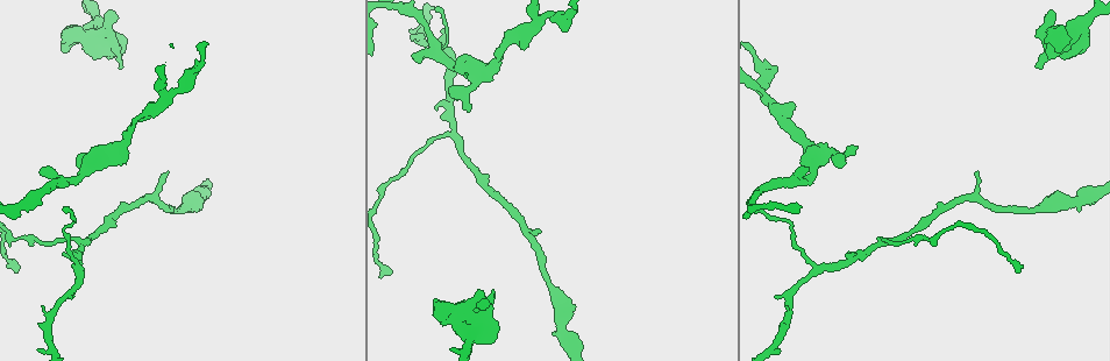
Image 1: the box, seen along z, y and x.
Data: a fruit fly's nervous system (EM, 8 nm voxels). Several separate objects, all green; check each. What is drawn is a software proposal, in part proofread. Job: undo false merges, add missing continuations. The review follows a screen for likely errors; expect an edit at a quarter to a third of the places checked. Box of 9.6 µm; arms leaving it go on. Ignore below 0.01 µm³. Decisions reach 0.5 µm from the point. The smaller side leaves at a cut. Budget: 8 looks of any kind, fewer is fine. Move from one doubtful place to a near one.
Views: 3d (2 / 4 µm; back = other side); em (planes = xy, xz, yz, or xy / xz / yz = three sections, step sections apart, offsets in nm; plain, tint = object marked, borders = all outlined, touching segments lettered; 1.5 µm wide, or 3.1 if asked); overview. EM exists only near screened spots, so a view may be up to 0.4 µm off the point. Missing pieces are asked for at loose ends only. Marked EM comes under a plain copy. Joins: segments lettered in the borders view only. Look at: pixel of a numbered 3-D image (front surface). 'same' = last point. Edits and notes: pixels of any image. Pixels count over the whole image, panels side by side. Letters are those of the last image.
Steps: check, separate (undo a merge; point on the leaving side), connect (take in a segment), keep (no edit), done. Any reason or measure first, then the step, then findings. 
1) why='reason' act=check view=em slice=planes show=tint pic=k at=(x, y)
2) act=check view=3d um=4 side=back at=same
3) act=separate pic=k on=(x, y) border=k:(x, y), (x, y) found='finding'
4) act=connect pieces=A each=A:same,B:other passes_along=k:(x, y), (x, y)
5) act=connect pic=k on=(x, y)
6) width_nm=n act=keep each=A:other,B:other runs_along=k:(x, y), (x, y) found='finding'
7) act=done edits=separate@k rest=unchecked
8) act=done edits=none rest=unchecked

why='tapers out' act=check view=em slice=xy step=8 show=tint pic=1 at=(1040, 67)

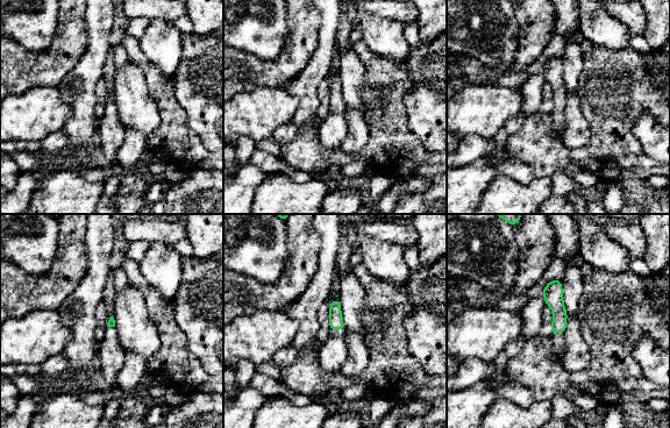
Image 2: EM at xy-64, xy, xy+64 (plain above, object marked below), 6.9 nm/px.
act=check view=em slice=xy step=8 show=borders at=same

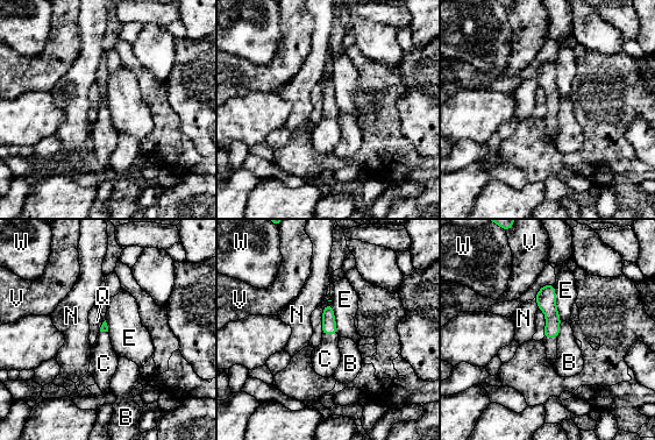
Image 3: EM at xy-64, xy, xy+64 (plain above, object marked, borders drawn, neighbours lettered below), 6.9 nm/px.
act=connect pieces=C each=B:other,C:same,E:other,N:other,Q:other,V:other,W:other passes_along=3:(328, 321), (329, 333), (326, 357) found='the cell continues'

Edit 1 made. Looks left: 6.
why='thin neck' act=check view=3d um=2 pic=1 at=(133, 125)

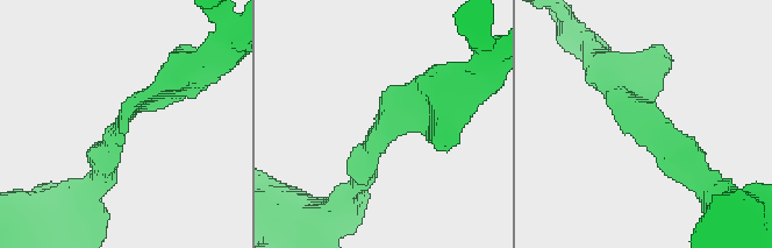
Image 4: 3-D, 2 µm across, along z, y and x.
arm_widths_nm=260,280 act=check view=em slice=xy step=8 show=tint pic=4 at=(122, 122)

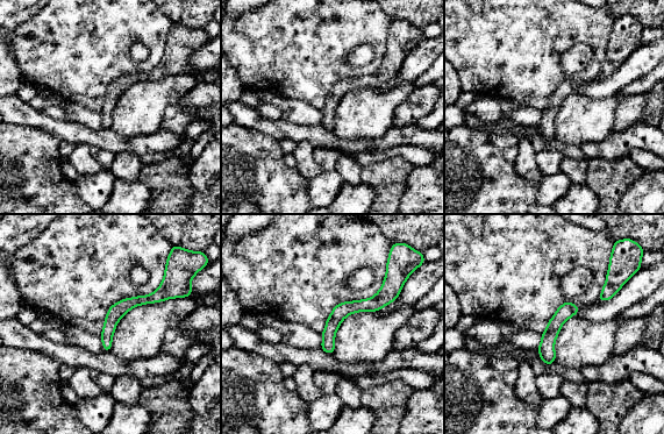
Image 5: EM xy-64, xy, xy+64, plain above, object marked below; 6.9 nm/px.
act=check view=em slice=planes show=borders at=same

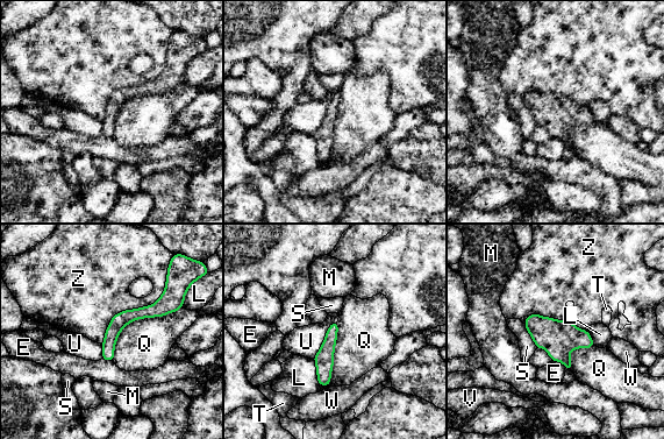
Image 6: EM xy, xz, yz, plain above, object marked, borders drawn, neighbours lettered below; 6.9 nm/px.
act=keep each=E:other,L:other,M:other,Q:other,S:other,T:other,U:other,V:other,W:other,Z:other runs_along=6:(171, 299), (128, 316), (105, 355) found='all the same cell'

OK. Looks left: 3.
act=done edits=connect@3 rest=unchecked

